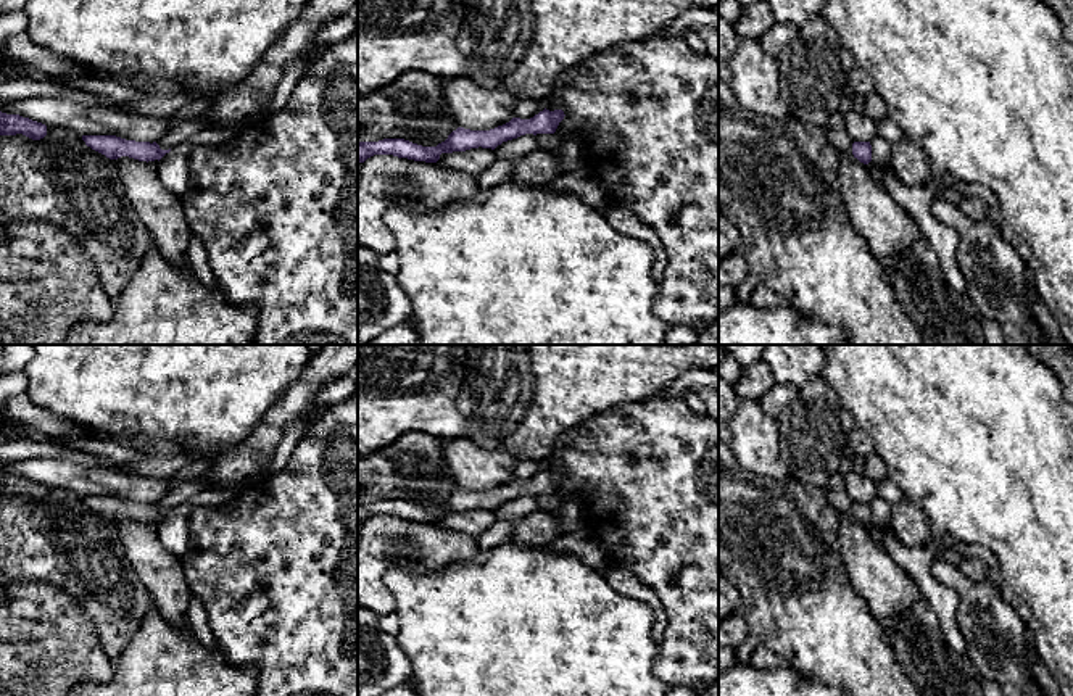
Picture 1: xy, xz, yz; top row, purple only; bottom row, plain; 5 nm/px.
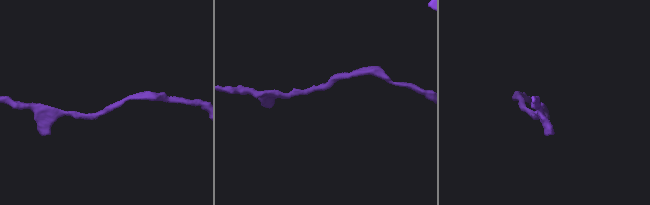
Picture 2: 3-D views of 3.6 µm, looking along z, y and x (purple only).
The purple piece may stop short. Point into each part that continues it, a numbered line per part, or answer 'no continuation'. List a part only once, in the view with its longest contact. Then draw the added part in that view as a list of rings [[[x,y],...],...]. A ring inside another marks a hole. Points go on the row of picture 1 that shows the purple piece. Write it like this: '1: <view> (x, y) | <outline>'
no continuation

